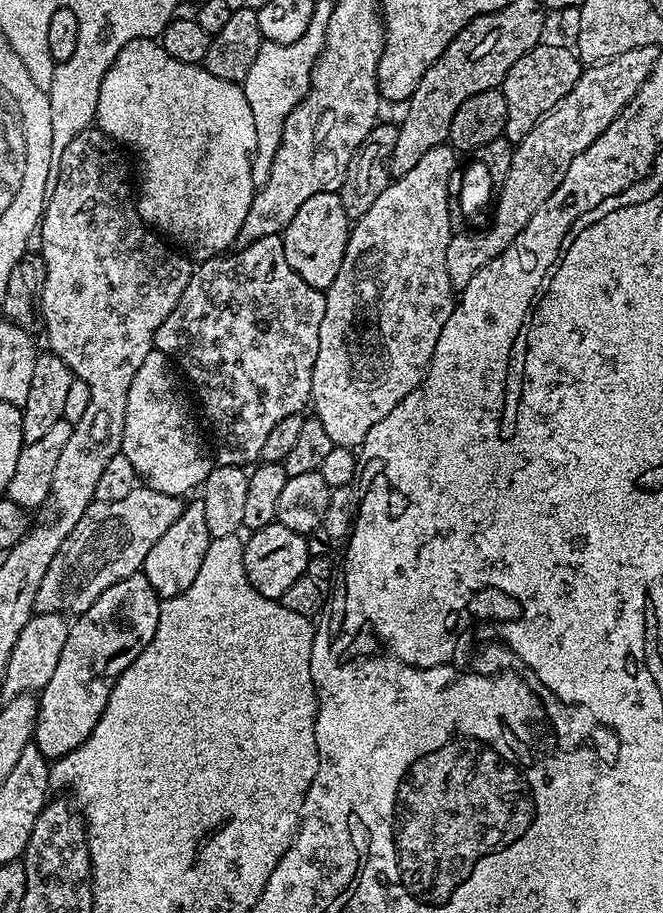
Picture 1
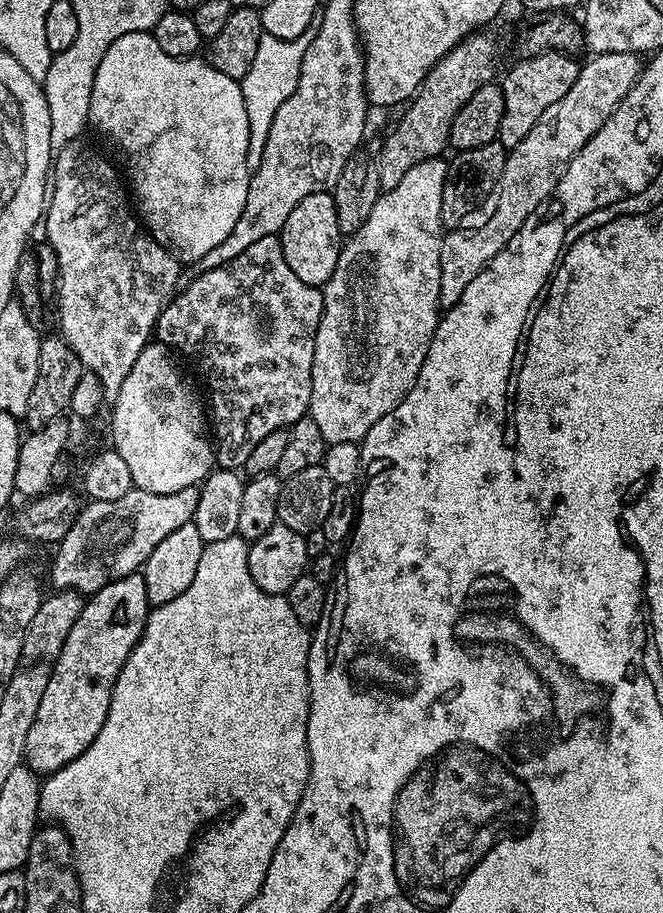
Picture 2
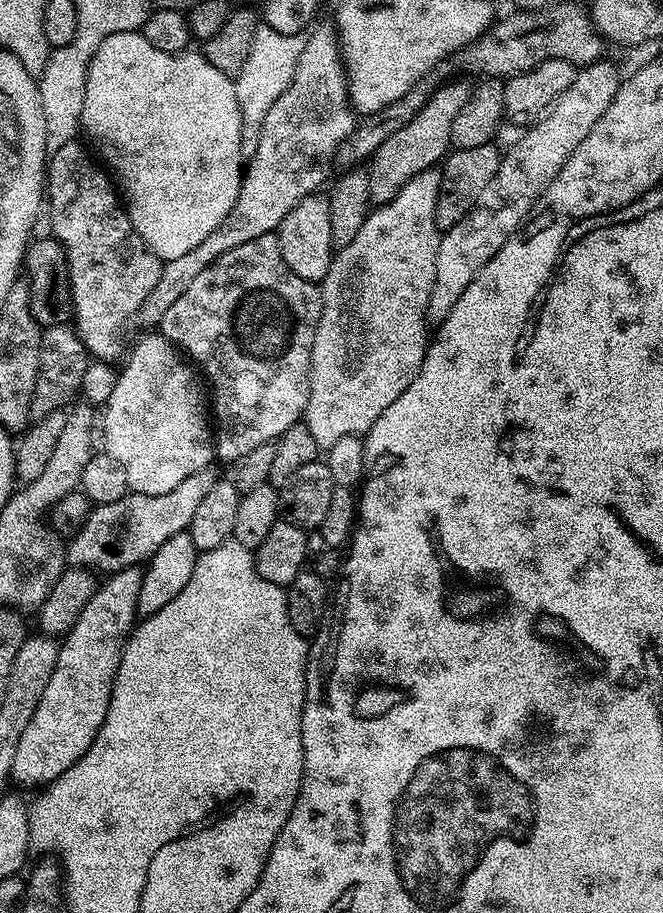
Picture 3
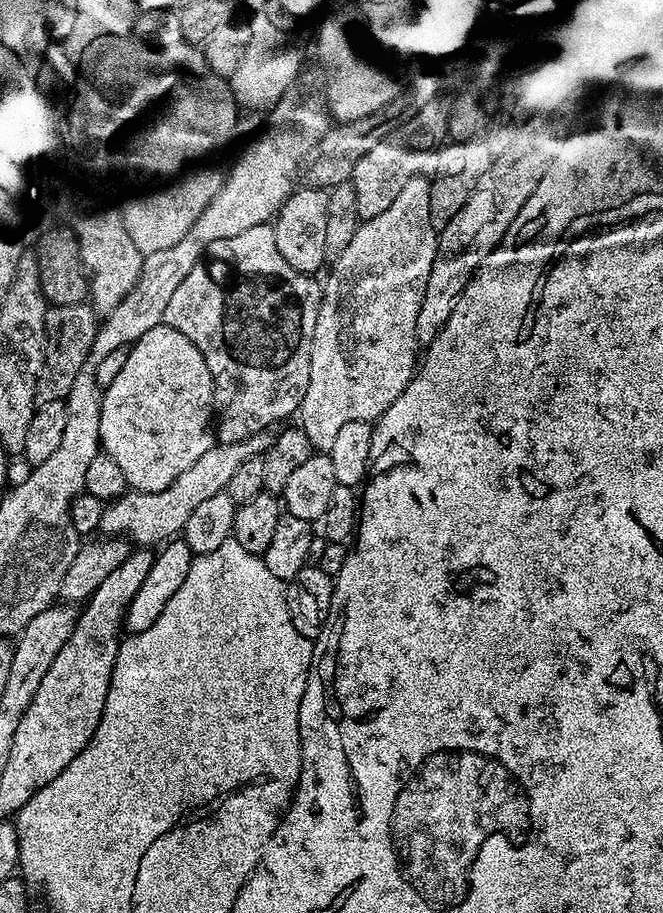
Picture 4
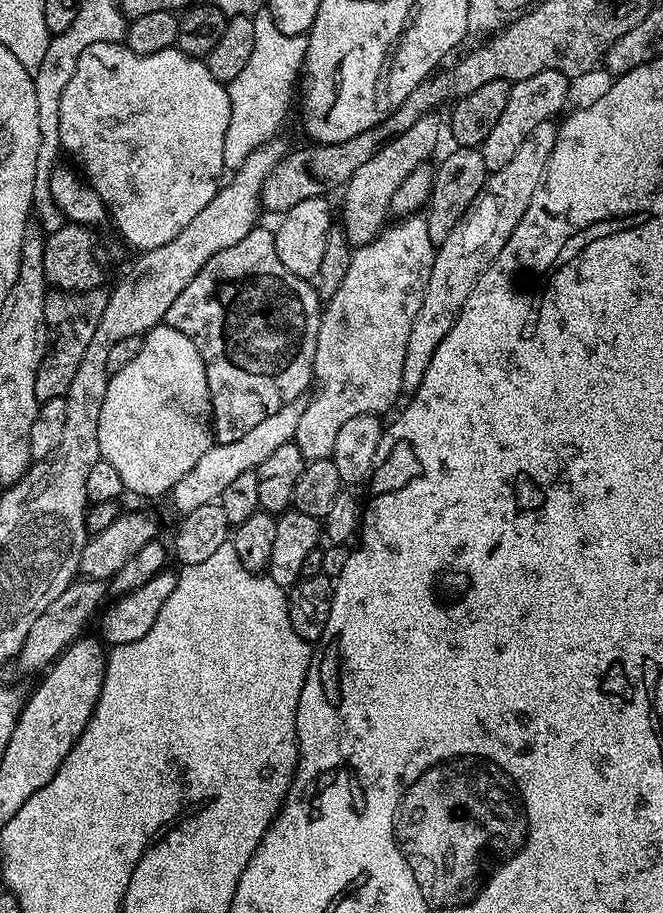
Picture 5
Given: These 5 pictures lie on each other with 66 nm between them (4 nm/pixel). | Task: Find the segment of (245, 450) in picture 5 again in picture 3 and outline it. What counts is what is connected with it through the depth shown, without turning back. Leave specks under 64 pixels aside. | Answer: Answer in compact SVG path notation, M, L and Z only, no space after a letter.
M205 470L190 474L186 482L178 482L178 486L174 486L174 490L169 490L166 494L151 496L132 492L118 498L118 502L95 505L84 525L67 541L68 564L99 570L101 573L104 571L104 574L143 565L151 560L158 546L166 542L166 538L174 538L174 534L189 531L195 510L217 479L217 473Z

